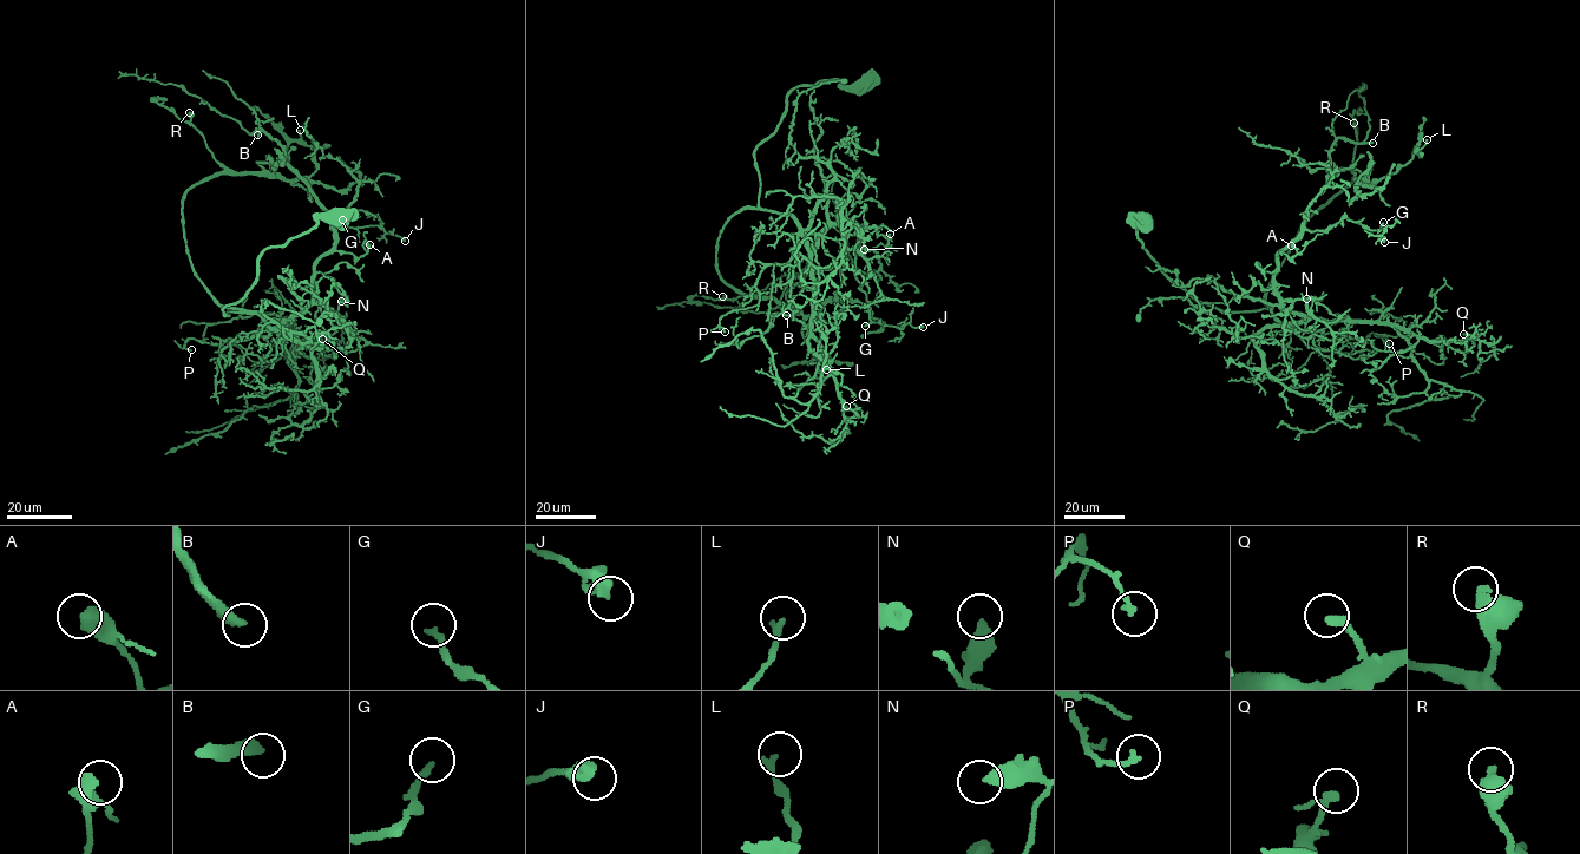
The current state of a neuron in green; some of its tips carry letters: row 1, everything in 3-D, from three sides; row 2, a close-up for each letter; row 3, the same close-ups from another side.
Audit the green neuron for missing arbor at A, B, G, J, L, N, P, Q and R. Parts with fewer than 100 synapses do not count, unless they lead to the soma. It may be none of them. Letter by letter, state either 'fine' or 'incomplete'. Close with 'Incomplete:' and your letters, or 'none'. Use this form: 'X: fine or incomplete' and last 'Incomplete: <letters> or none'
A: fine
B: incomplete
G: fine
J: fine
L: fine
N: fine
P: fine
Q: fine
R: fine
Incomplete: B

